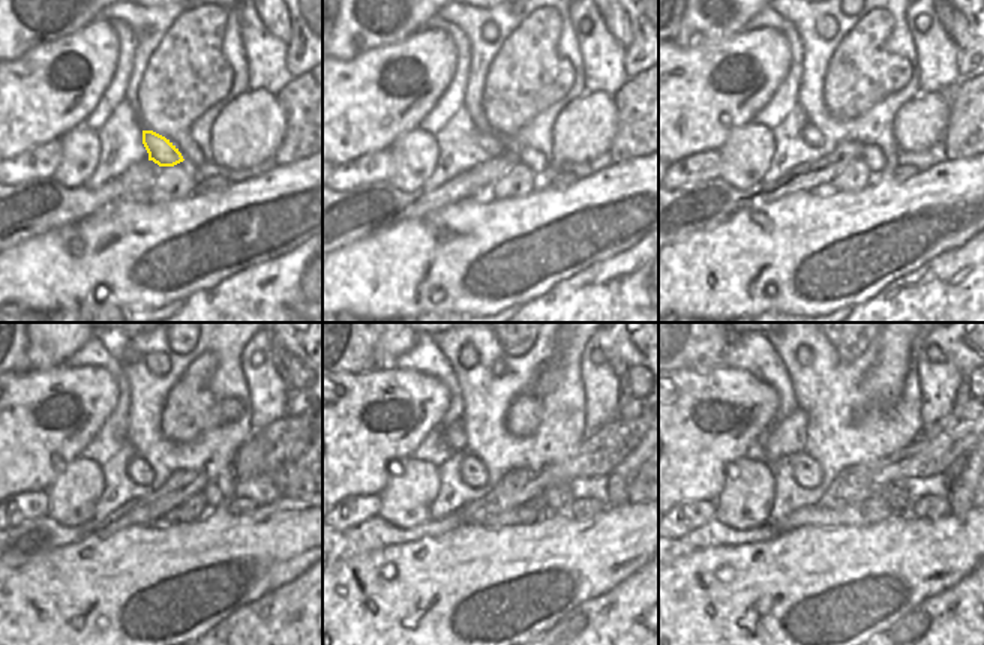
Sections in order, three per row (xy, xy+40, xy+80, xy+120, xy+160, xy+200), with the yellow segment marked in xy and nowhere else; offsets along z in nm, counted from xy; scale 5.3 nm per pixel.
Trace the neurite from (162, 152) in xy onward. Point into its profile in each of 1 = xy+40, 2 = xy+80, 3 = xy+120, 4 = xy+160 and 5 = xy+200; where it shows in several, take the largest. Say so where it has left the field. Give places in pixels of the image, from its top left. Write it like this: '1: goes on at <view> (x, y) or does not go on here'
1: goes on at xy+40 (492, 144)
2: goes on at xy+80 (812, 137)
3: goes on at xy+120 (138, 471)
4: goes on at xy+160 (473, 473)
5: goes on at xy+200 (806, 470)

